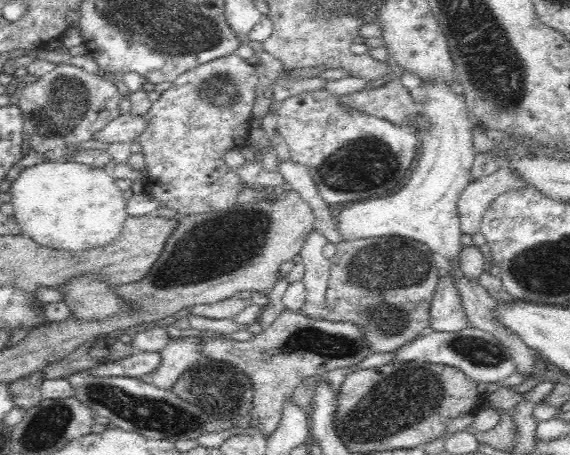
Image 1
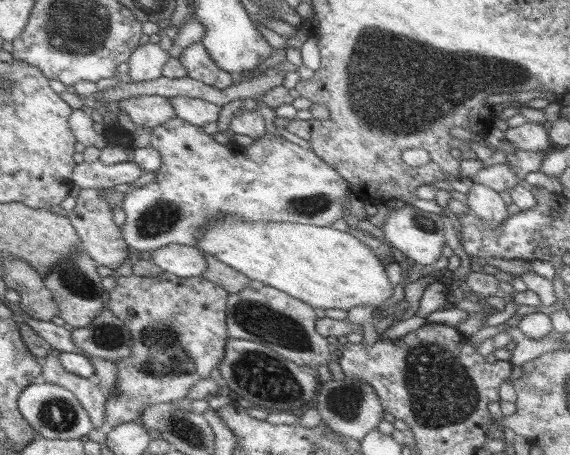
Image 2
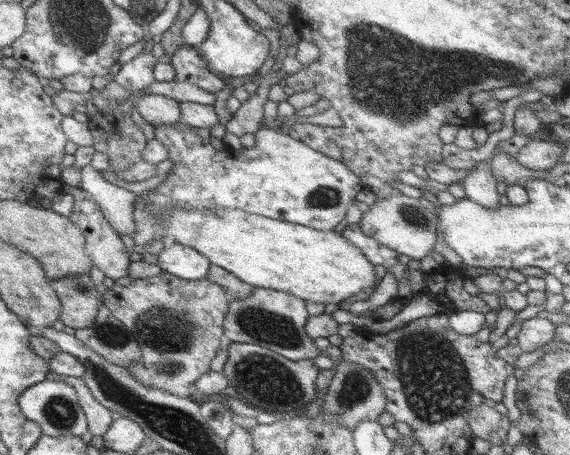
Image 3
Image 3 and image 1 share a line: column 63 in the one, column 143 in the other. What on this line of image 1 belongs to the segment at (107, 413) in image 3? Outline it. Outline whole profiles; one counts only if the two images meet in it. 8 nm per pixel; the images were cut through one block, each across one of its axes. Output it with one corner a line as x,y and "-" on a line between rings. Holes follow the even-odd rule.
182,333
181,337
172,336
159,352
162,364
154,372
139,379
143,380
144,384
163,389
164,392
172,391
180,376
198,362
199,350
199,340
195,333

